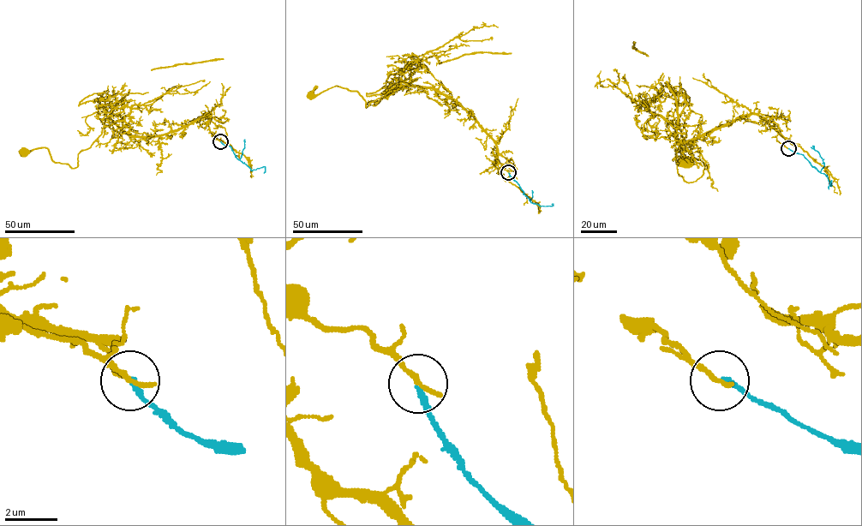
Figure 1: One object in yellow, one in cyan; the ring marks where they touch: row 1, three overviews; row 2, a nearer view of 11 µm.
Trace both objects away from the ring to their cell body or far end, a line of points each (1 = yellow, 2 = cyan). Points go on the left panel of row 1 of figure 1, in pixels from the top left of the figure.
1: (220, 141), (208, 115), (151, 136), (128, 134), (108, 118), (76, 167), (55, 163), (44, 147), (23, 152)
2: (220, 141), (230, 146), (236, 157), (252, 170), (265, 167), (264, 173)

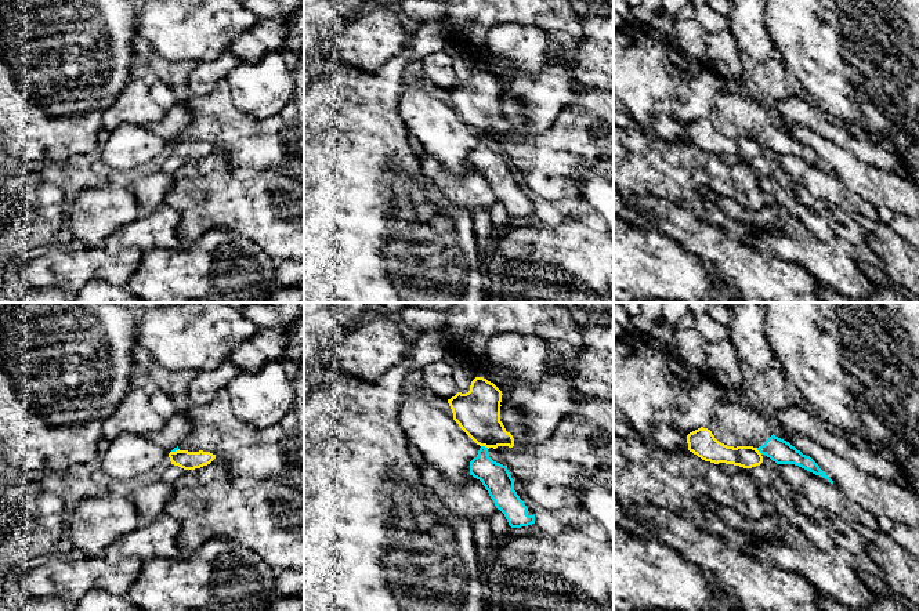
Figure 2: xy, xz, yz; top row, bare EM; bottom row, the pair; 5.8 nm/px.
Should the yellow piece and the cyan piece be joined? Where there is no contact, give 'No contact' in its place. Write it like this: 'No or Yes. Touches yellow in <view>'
No. Touches yellow in xz

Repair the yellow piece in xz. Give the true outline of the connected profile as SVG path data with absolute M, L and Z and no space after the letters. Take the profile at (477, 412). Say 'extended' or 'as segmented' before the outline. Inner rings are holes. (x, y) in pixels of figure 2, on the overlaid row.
as segmented; M484 377L471 381L470 391L448 399L453 420L480 446L514 446L514 438L500 421L502 391Z

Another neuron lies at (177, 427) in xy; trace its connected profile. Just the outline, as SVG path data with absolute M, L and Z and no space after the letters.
M177 412L166 420L162 430L149 432L146 438L169 452L176 452L178 450L180 442L189 435L191 430L188 417Z

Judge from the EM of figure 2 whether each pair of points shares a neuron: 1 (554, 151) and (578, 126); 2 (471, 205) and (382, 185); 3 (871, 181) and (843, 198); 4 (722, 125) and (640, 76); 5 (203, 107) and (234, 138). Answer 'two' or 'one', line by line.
1: one
2: two
3: two
4: one
5: one

